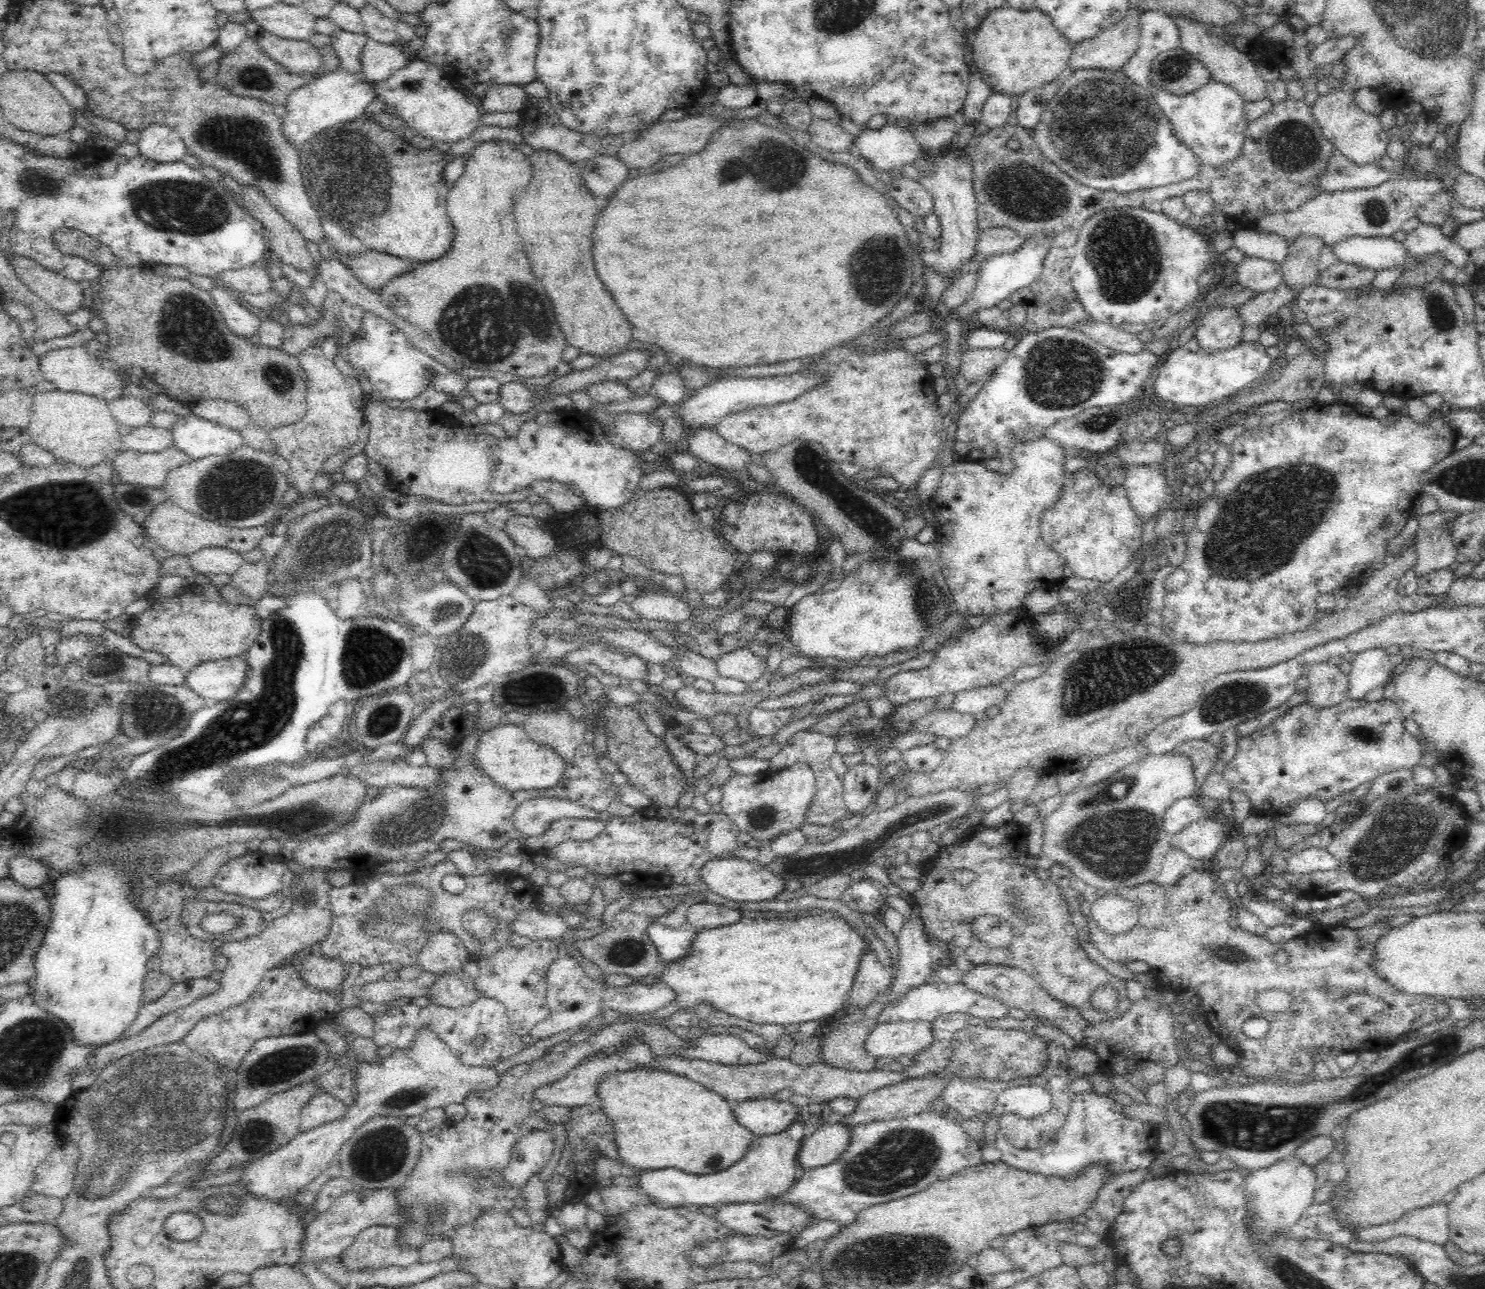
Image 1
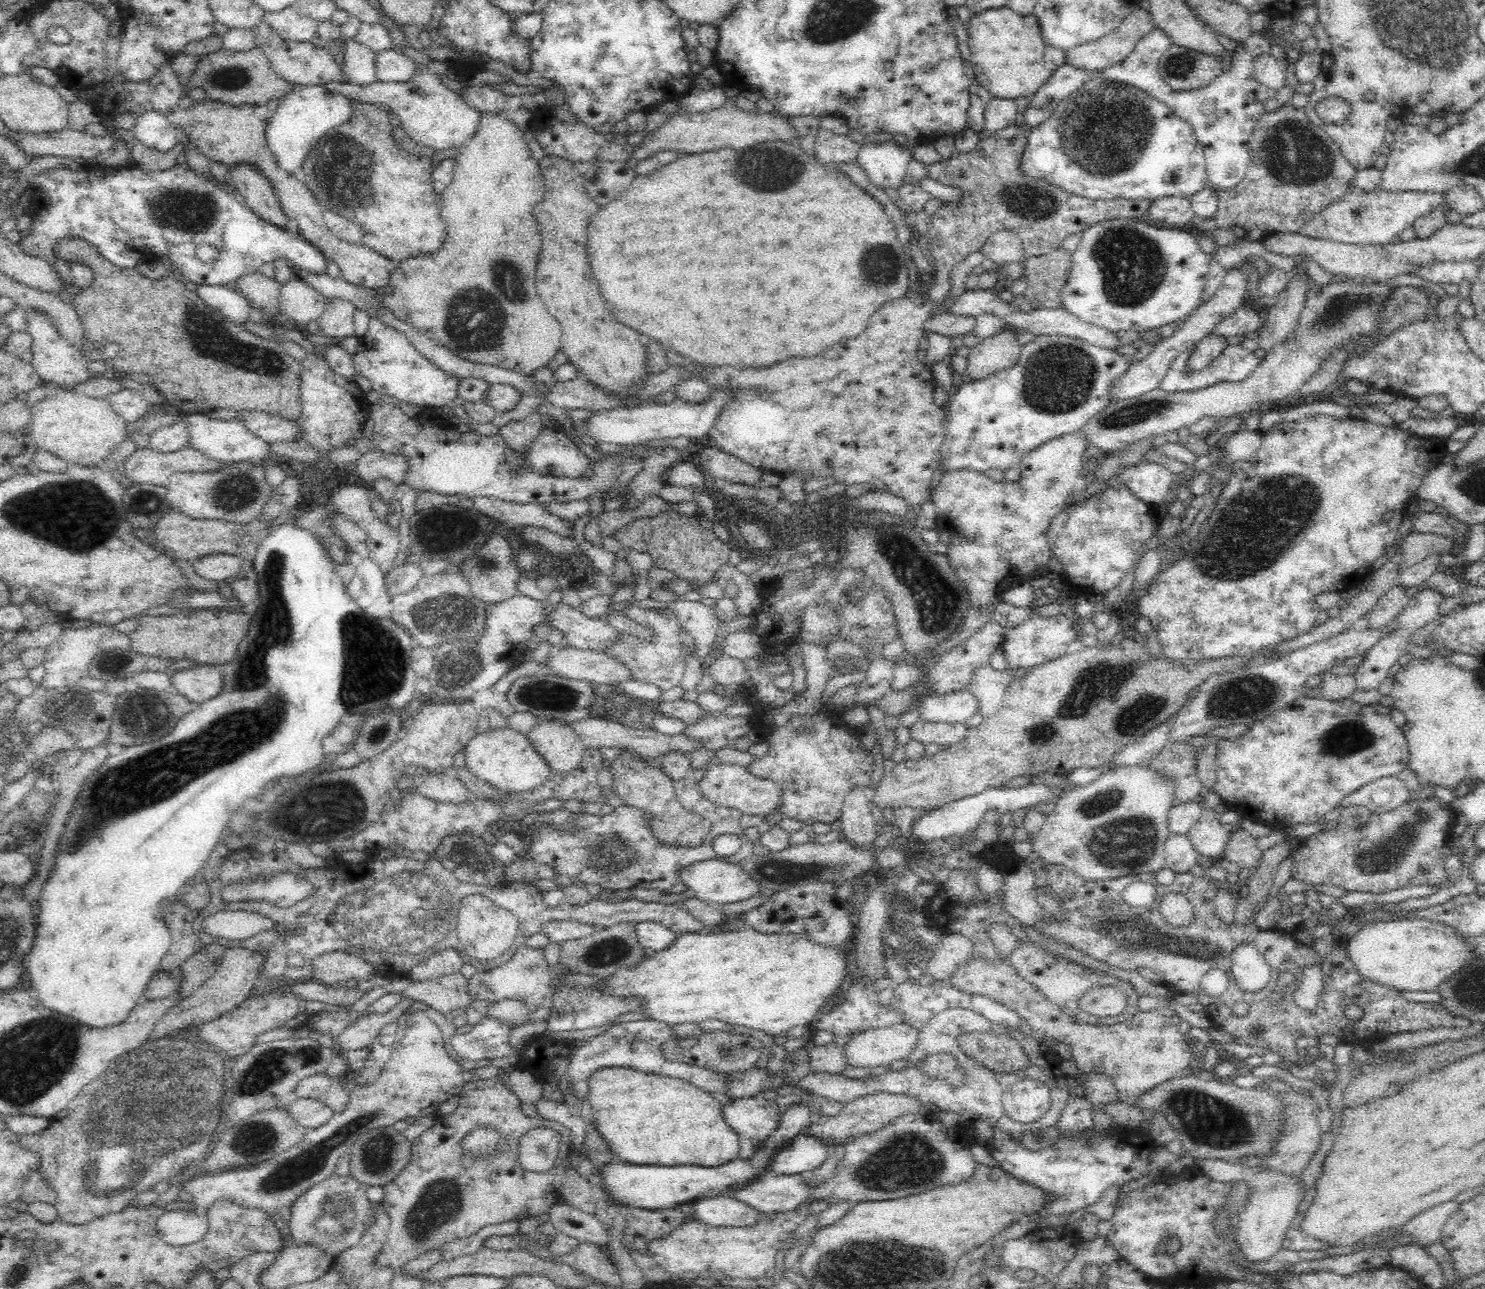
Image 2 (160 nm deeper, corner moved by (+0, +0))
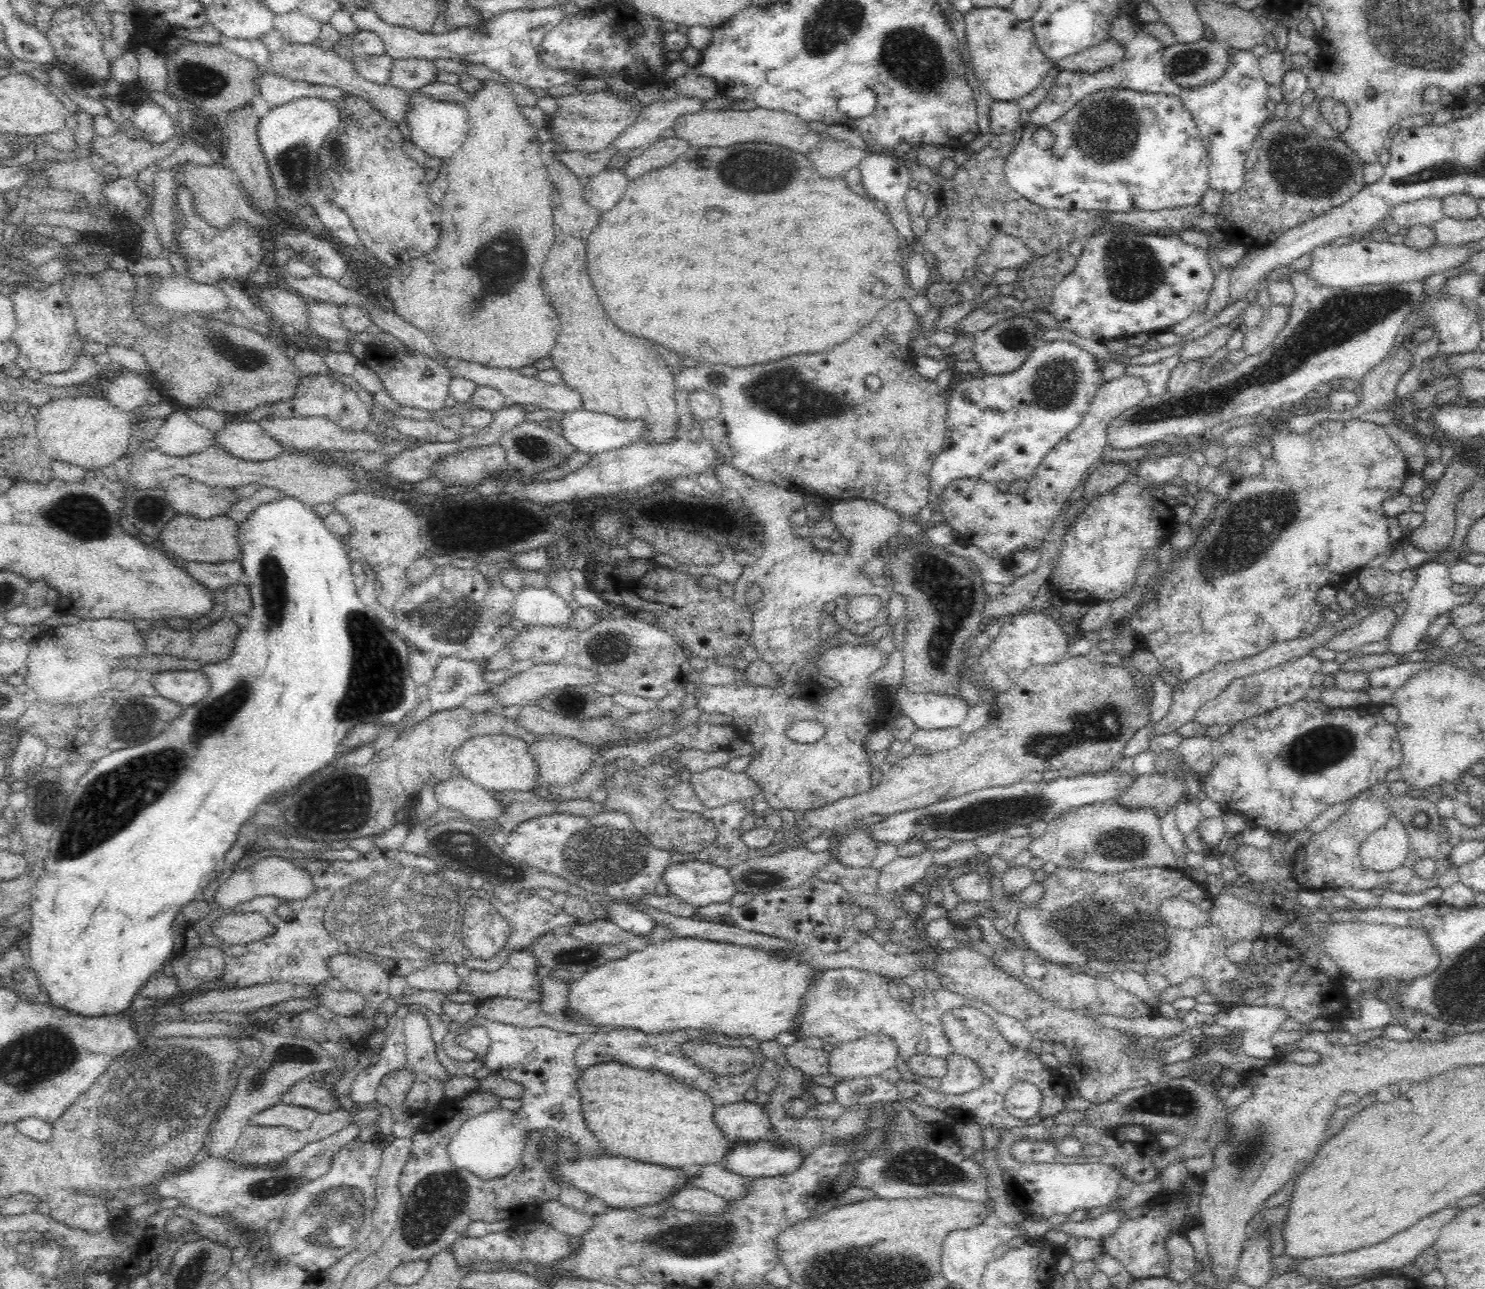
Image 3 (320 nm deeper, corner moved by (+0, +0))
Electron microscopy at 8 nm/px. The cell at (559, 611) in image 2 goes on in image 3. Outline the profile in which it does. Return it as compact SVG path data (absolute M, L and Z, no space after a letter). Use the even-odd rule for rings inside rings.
M532 583L524 584L520 590L512 590L512 593L516 601L513 616L525 625L559 629L572 623L572 609L548 586L536 588L532 587Z

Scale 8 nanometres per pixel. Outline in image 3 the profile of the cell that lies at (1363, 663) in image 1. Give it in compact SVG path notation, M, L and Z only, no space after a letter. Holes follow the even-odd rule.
M1434 559L1427 560L1420 564L1420 566L1414 568L1416 572L1416 582L1407 594L1406 612L1403 614L1403 617L1401 618L1402 620L1395 622L1395 625L1388 635L1388 640L1384 640L1386 643L1390 644L1389 652L1394 652L1394 654L1406 654L1406 652L1416 650L1416 648L1418 648L1418 643L1422 640L1427 629L1436 620L1436 618L1460 604L1460 596L1456 595L1452 591L1453 582L1449 575L1449 567L1449 565L1444 564L1442 559Z

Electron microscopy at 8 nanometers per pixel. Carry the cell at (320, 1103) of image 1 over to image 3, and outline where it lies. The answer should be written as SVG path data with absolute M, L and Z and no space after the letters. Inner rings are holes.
M277 1103L250 1118L248 1125L284 1126L292 1131L308 1129L319 1115L316 1110Z

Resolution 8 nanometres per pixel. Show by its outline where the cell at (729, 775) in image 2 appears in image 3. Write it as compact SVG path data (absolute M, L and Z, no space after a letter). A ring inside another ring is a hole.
M722 767L708 768L702 772L691 773L688 783L698 801L705 807L727 806L740 798L761 797L762 789L745 771L732 772Z

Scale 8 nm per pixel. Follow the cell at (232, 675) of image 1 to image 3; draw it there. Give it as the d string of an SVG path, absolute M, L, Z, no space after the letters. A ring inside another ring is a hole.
M201 670L156 672L147 677L156 694L184 708L198 704L210 690L209 678Z

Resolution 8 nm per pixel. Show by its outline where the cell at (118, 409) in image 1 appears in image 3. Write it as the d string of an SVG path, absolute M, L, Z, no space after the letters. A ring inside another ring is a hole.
M123 371L117 374L117 378L108 383L106 392L107 402L122 411L132 411L136 407L145 404L151 386L146 379L131 371Z

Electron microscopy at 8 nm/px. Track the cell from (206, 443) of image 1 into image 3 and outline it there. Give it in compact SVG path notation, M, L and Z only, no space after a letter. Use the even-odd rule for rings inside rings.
M251 418L228 423L215 434L215 441L219 449L256 462L276 458L287 451L259 422L253 422Z

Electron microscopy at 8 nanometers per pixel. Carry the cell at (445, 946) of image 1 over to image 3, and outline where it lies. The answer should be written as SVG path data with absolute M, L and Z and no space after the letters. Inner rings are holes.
M438 963L412 972L407 976L407 984L417 990L440 990L446 994L457 991L460 977L452 964Z

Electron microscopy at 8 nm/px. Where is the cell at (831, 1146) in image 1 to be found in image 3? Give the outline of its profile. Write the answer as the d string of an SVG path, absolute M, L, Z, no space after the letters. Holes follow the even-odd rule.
M765 1139L753 1143L736 1143L724 1154L724 1169L754 1179L790 1174L802 1164L804 1154L798 1147L778 1146Z

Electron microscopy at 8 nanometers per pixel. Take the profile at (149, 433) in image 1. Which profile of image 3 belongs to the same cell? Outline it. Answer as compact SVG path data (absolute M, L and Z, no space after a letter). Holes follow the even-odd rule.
M183 410L173 412L158 423L155 436L156 448L167 455L190 456L210 447L216 447L215 434L191 420Z

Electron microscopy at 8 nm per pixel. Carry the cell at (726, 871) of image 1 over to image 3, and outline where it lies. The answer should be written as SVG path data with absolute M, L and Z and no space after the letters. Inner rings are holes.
M704 862L673 863L662 874L669 895L695 907L726 903L737 892L728 869Z

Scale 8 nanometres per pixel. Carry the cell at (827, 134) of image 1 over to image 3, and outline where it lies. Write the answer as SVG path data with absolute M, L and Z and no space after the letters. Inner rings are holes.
M830 137L820 141L805 155L824 178L832 178L845 176L850 169L858 167L868 153L846 141Z

